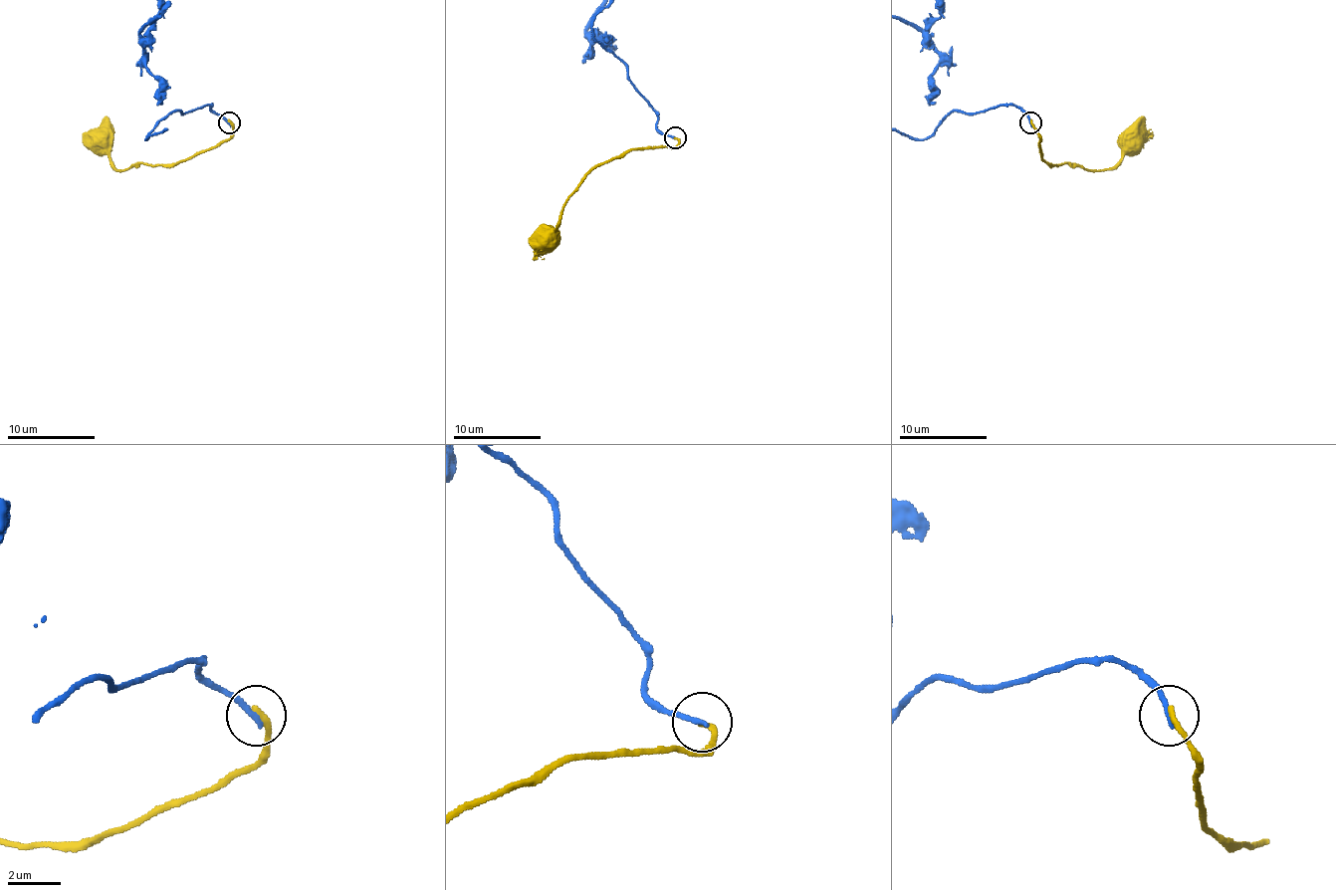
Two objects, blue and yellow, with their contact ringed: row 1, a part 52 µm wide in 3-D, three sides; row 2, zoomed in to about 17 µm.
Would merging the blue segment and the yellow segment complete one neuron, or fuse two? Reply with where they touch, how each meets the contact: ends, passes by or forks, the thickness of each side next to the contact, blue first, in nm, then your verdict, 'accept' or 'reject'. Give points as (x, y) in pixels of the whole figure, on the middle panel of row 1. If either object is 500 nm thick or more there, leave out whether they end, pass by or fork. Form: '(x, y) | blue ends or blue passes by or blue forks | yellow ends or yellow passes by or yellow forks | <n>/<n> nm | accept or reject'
(675, 137) | blue ends | yellow ends | 220/240 nm | reject

